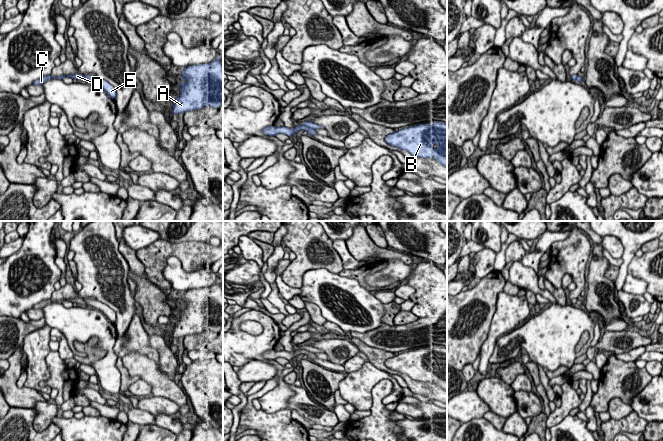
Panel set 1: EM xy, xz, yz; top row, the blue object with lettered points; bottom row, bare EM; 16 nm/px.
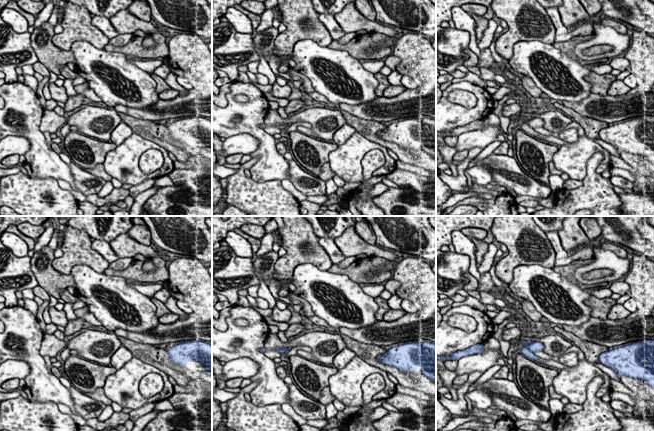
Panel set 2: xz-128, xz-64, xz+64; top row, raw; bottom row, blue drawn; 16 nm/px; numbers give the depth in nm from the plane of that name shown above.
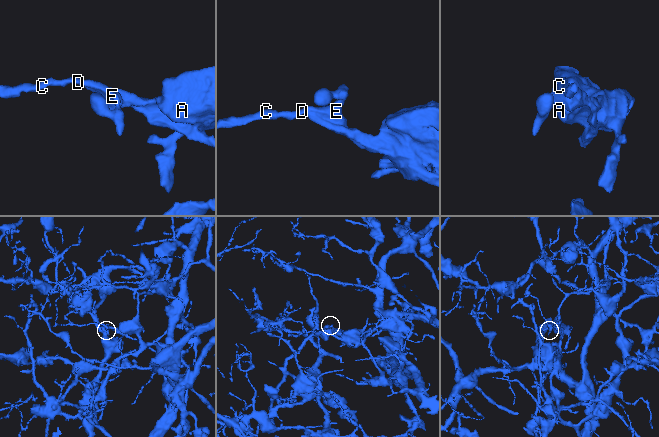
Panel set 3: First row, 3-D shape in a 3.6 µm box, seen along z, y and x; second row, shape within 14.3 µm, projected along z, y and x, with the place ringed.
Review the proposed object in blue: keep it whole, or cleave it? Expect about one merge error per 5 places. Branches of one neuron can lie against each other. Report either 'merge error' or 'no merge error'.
merge error

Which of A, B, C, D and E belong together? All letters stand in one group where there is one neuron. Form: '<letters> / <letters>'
A B C D / E

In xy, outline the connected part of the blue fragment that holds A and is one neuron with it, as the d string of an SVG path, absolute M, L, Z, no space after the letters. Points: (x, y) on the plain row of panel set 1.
M220 280L208 288L187 290L178 309L180 319L173 325L172 338L223 329L223 290Z

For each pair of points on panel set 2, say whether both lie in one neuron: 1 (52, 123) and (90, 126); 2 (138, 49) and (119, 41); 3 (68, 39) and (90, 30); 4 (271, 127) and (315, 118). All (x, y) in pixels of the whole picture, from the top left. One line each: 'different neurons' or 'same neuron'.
1: same neuron
2: different neurons
3: same neuron
4: same neuron

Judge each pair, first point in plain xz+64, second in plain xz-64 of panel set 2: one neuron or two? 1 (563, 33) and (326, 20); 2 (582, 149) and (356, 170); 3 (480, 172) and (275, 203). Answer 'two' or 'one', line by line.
1: one
2: one
3: two

